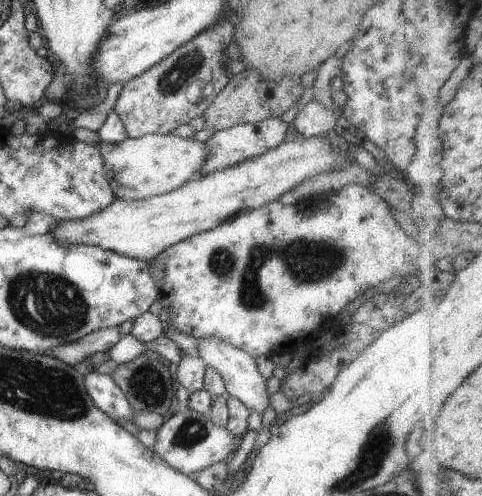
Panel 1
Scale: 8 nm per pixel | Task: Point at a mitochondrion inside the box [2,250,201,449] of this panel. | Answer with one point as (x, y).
(50, 306)

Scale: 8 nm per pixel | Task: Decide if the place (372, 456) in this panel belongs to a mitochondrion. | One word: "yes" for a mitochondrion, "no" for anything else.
yes

